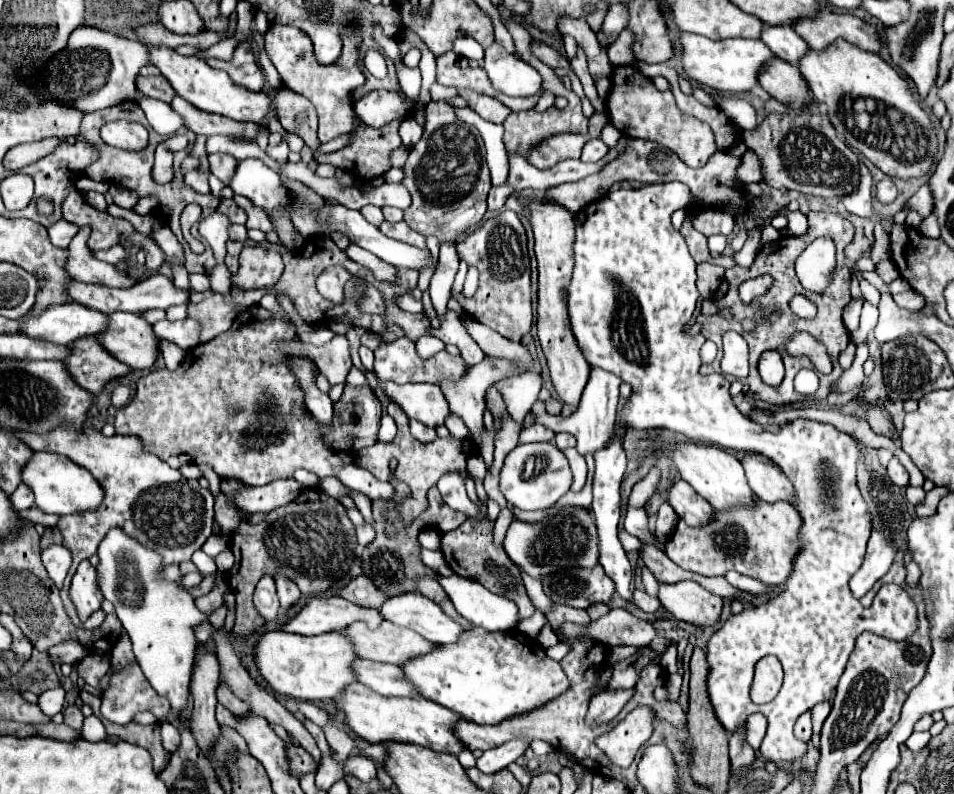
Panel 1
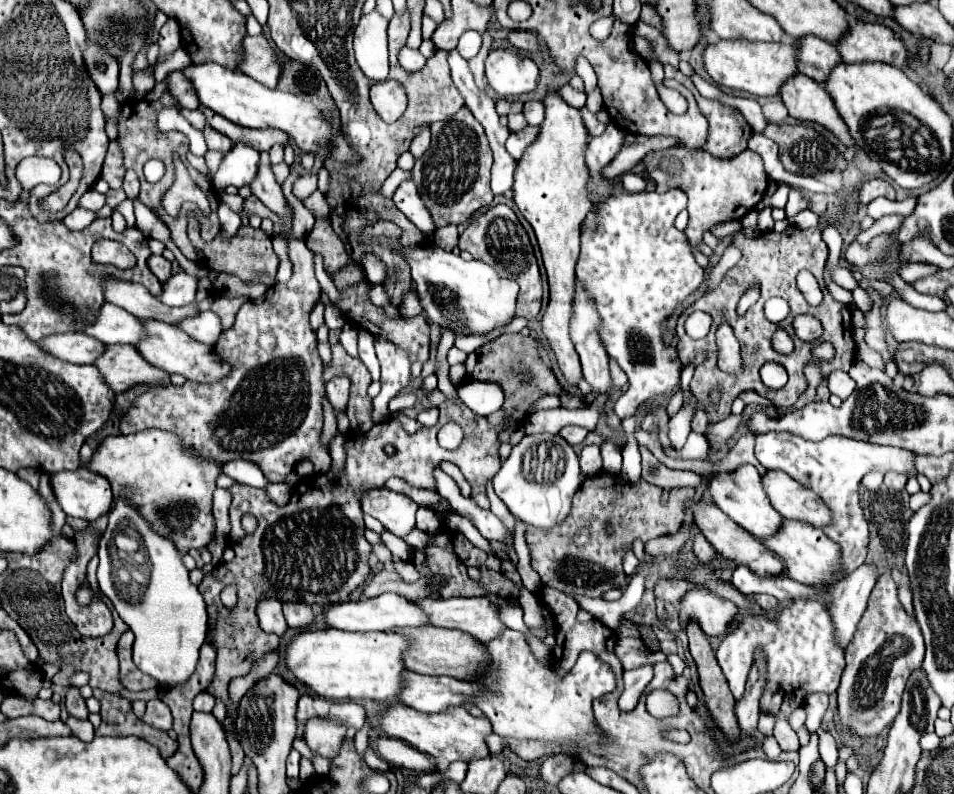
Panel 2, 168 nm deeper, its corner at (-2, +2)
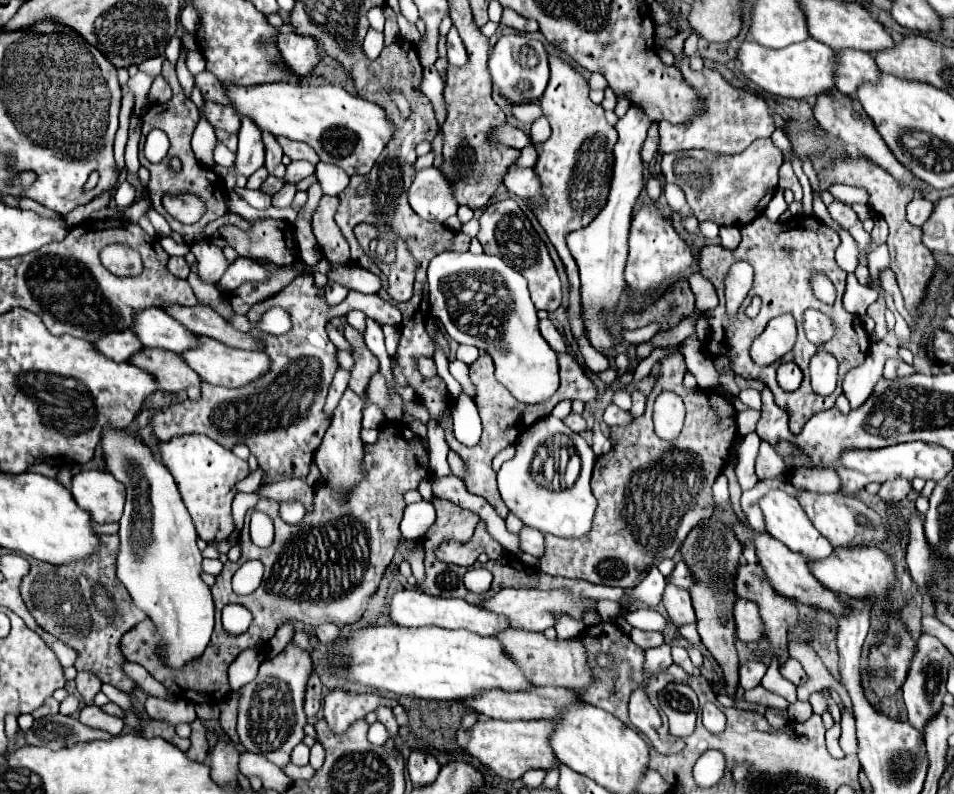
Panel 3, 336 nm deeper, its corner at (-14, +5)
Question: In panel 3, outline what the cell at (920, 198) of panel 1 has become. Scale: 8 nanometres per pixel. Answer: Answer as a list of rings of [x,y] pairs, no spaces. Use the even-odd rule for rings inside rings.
[[[833,184],[831,188],[829,188],[829,192],[837,200],[841,200],[841,202],[845,202],[845,204],[863,204],[863,206],[869,206],[869,196],[867,196],[867,192],[865,190],[861,190],[861,188],[851,188],[851,186],[843,186],[843,184]]]

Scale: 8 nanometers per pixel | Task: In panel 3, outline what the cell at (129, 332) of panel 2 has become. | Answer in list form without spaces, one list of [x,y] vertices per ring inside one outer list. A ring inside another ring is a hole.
[[[145,308],[133,314],[133,334],[147,348],[163,348],[183,352],[197,346],[197,334],[187,332],[185,326],[173,322],[161,308]]]

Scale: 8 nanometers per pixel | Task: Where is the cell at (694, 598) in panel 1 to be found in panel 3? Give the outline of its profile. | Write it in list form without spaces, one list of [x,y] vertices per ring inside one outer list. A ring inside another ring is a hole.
[[[737,598],[733,606],[733,618],[735,618],[735,634],[739,640],[755,642],[763,636],[763,624],[755,602]]]

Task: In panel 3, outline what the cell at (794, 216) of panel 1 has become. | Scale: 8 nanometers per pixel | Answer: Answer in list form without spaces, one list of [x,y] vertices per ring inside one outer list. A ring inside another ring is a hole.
[[[815,200],[815,202],[813,202],[813,216],[819,218],[823,224],[827,224],[831,230],[835,230],[835,232],[841,230],[841,226],[829,216],[829,212],[827,212],[827,208],[825,208],[825,204],[823,204],[821,200]]]

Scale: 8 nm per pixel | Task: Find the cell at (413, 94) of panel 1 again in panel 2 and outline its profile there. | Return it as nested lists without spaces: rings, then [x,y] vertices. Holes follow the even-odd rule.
[[[404,46],[399,53],[399,63],[407,71],[421,71],[425,67],[425,61],[427,59],[419,53],[419,49],[409,49],[409,47]]]

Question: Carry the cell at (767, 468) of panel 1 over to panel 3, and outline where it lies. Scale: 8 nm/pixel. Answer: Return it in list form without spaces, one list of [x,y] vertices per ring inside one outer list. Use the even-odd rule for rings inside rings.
[[[799,488],[797,500],[803,506],[807,518],[813,522],[813,526],[833,546],[859,546],[859,544],[875,544],[879,540],[885,540],[885,530],[879,514],[853,496],[845,496],[841,492],[809,492]]]

